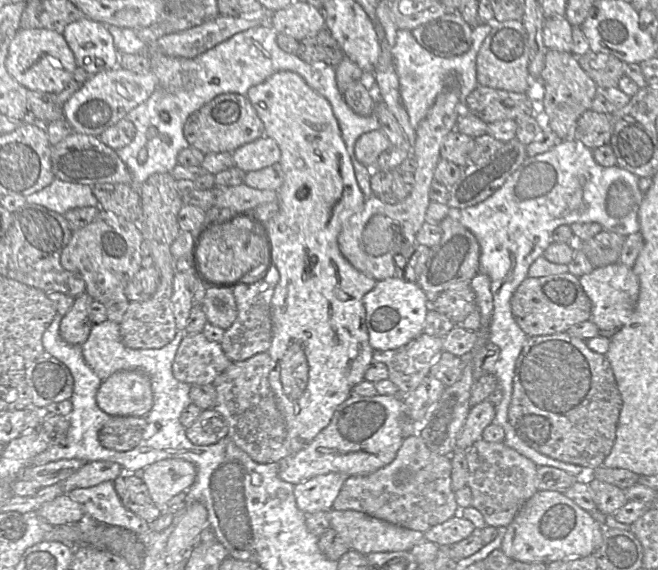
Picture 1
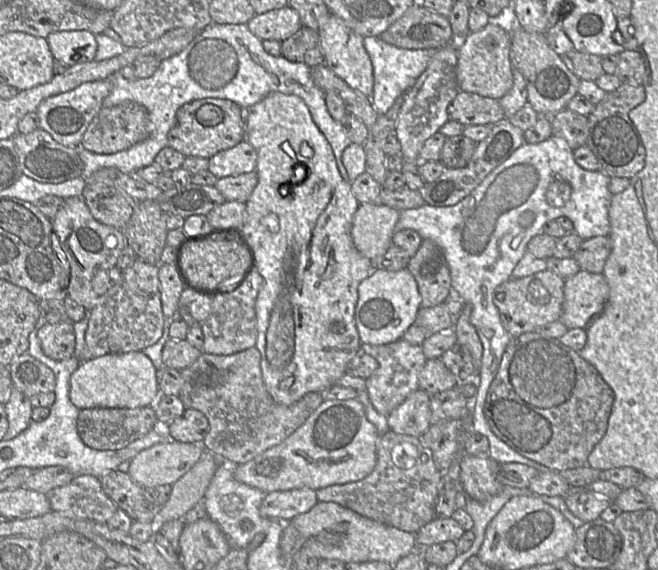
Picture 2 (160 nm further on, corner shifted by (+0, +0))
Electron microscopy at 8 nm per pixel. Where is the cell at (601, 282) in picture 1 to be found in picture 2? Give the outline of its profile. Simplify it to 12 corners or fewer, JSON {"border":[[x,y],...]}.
{"border":[[602,273],[566,278],[560,321],[585,329],[604,309]]}

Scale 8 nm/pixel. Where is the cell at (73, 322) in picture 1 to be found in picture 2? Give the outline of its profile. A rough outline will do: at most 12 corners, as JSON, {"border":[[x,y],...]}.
{"border":[[46,323],[37,333],[53,360],[74,356],[73,323]]}

